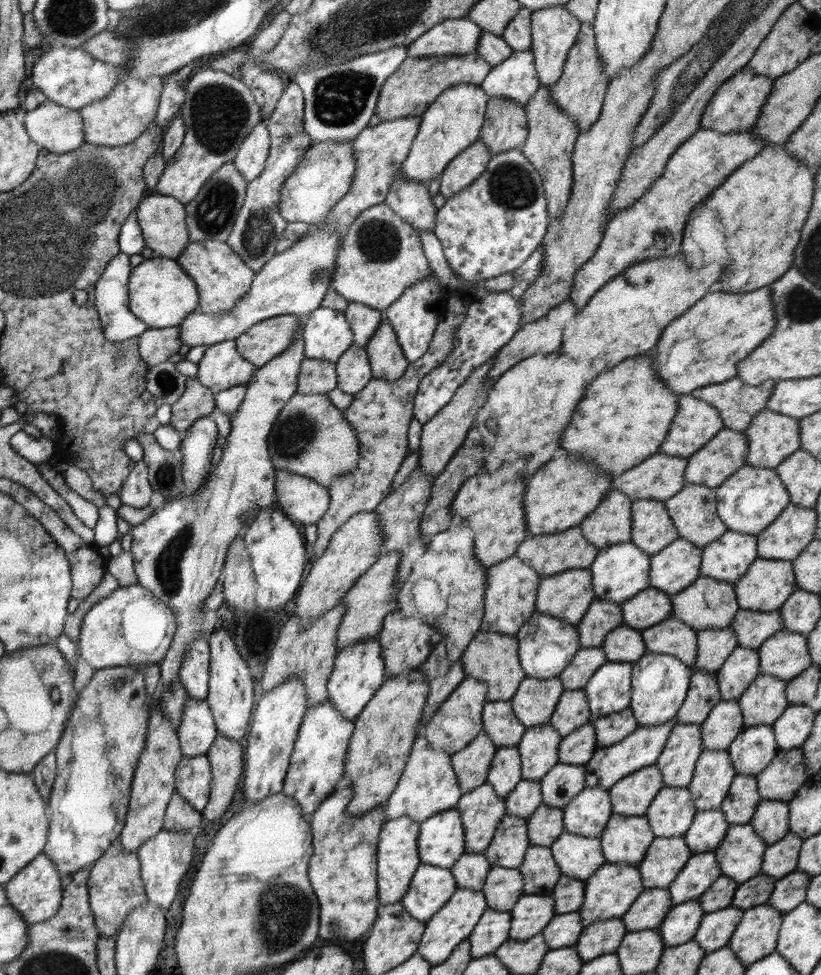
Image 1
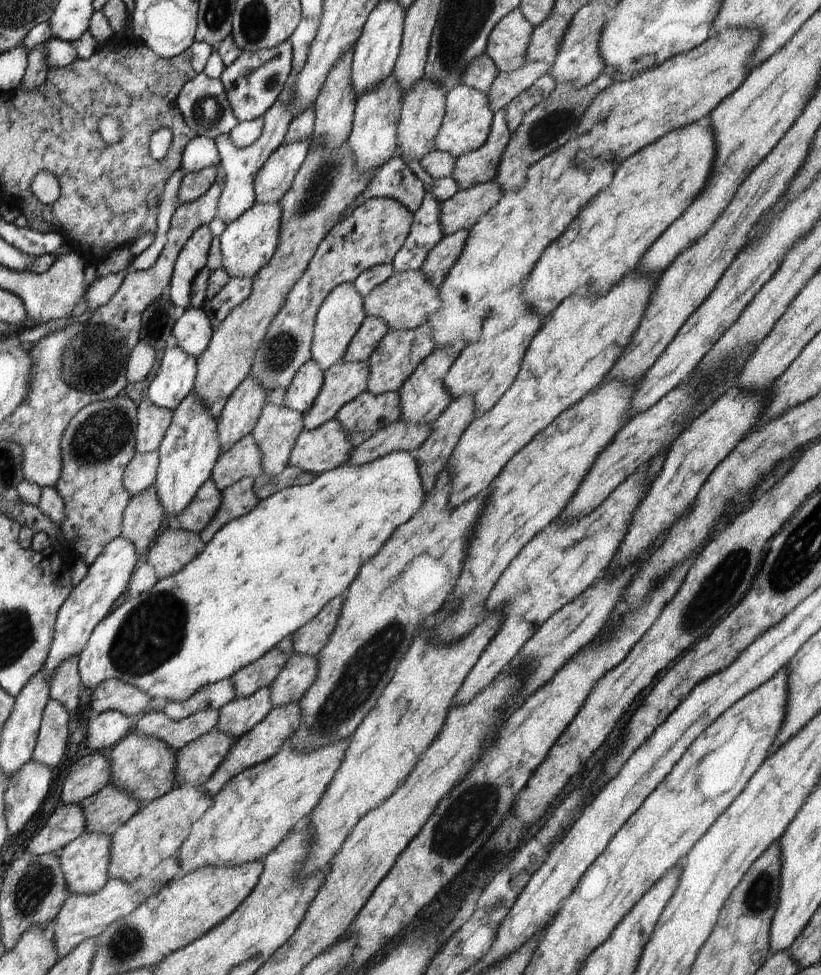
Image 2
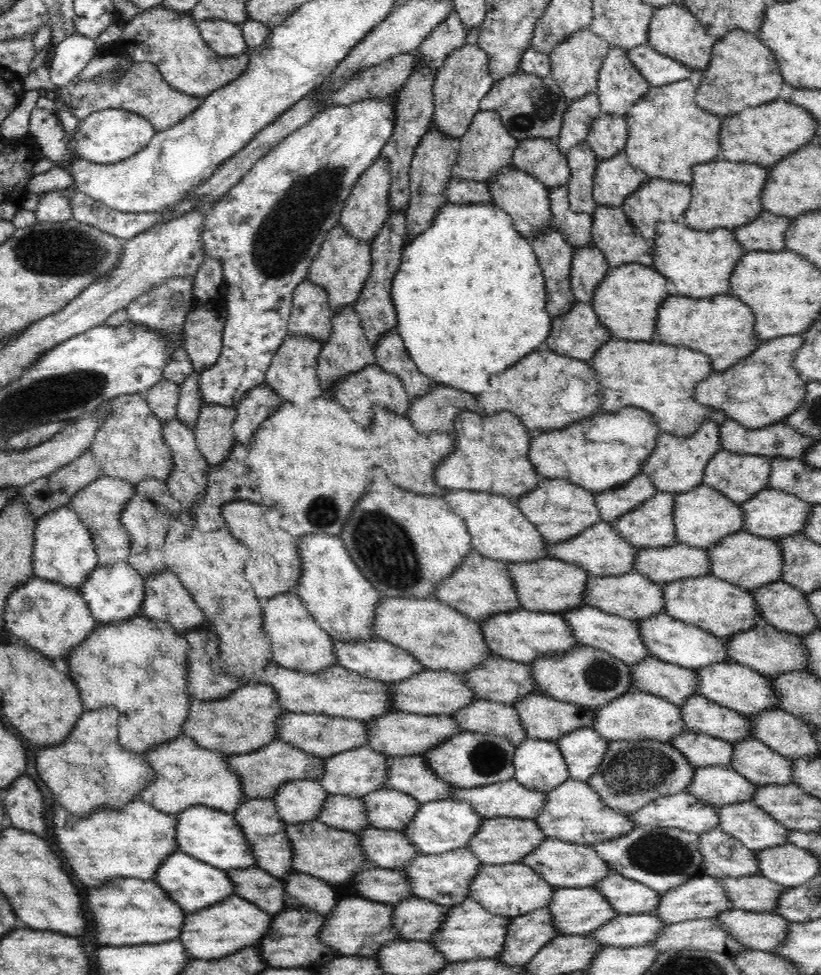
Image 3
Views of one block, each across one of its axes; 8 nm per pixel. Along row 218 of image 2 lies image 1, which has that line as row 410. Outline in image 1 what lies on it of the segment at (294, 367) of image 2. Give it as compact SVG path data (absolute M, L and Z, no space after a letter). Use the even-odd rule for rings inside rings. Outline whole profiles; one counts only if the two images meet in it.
M460 296L446 297L445 309L440 322L434 331L430 347L418 360L408 363L404 374L392 382L373 378L366 386L354 395L354 400L343 410L348 424L354 429L359 442L359 461L356 468L345 475L340 475L328 486L330 502L325 515L316 523L317 539L310 546L309 552L316 558L326 552L330 539L351 516L362 511L374 511L390 494L391 484L401 462L410 454L407 432L413 419L413 404L420 381L448 357L454 350L455 330L465 319L467 304Z

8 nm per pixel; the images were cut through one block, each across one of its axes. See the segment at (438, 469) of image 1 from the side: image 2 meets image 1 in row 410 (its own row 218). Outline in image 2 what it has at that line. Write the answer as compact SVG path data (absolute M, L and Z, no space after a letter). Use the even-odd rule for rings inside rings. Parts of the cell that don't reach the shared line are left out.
M488 181L459 189L454 196L441 202L441 229L444 236L473 227L480 215L488 212L502 196L496 181Z

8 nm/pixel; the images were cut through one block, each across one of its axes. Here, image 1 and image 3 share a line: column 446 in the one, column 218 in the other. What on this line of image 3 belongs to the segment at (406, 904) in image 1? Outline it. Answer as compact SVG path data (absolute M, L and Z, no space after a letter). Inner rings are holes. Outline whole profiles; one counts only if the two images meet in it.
M182 851L171 852L171 855L160 863L153 881L186 913L199 911L227 899L230 895L236 895L233 884L224 870L200 862Z

